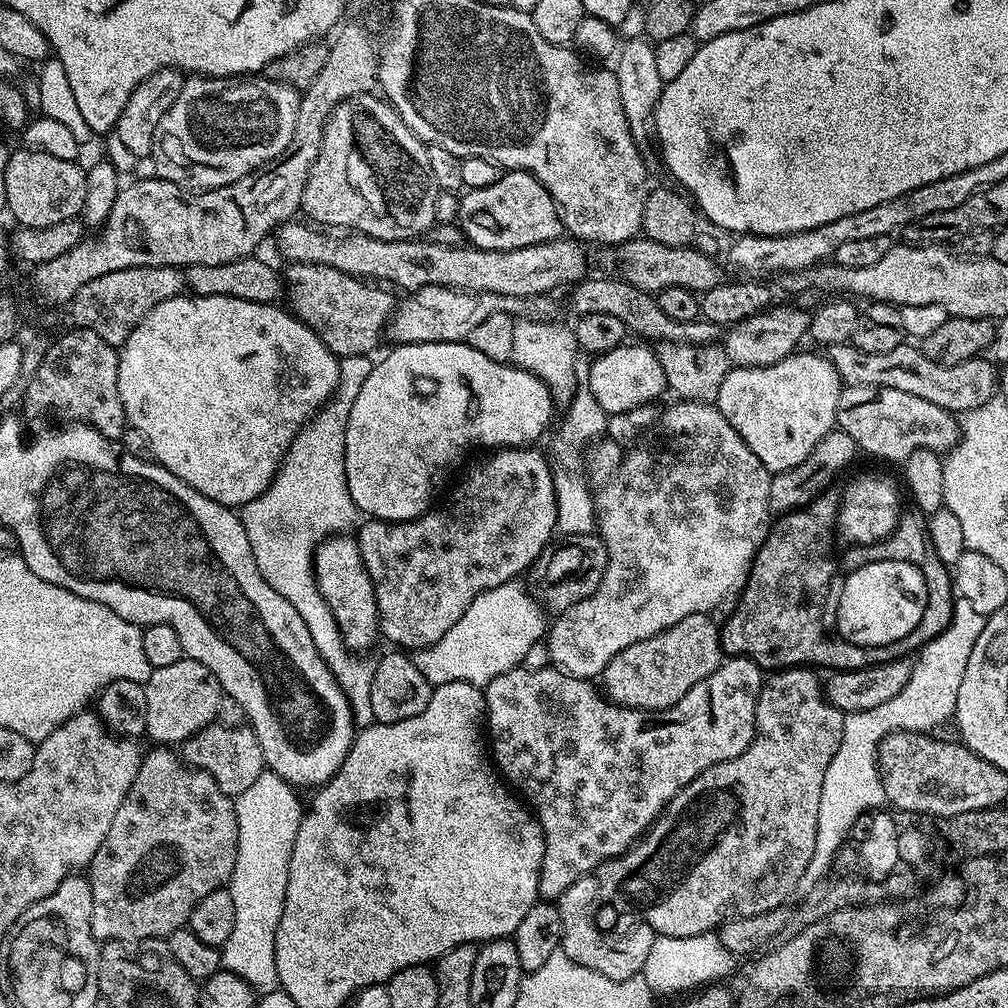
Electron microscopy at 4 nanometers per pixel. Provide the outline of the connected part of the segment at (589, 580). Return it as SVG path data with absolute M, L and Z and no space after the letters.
M592 532L569 536L561 541L556 549L552 546L545 548L526 576L532 595L552 614L565 612L570 606L582 602L582 598L594 594L598 582L602 582L602 574L606 574L608 561L604 541Z

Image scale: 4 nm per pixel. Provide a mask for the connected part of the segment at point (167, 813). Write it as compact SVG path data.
M171 747L145 751L140 769L126 794L110 834L87 869L92 884L92 933L97 941L159 940L187 925L190 914L206 894L225 887L232 879L238 850L238 822L233 797L227 796L210 774L191 767Z

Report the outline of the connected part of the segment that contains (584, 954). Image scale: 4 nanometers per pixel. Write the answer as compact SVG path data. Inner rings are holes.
M595 875L578 878L578 882L574 882L558 897L562 918L562 951L578 966L586 966L611 980L625 980L641 975L649 951L657 938L656 931L648 924L637 924L627 932L604 932L594 919L594 905L597 900L598 885Z

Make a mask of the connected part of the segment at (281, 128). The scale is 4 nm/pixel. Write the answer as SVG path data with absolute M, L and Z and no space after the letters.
M195 74L189 75L185 79L178 98L174 98L174 106L170 106L170 110L166 110L166 114L162 114L162 122L158 122L158 130L154 130L154 146L152 147L150 163L156 167L156 170L154 170L155 175L176 183L179 188L185 190L221 188L238 178L250 175L250 173L258 170L266 162L278 158L278 154L282 154L282 150L286 150L286 146L294 138L294 122L298 118L300 97L301 93L297 89L290 84L284 84L280 80L269 80L267 78L209 78Z

